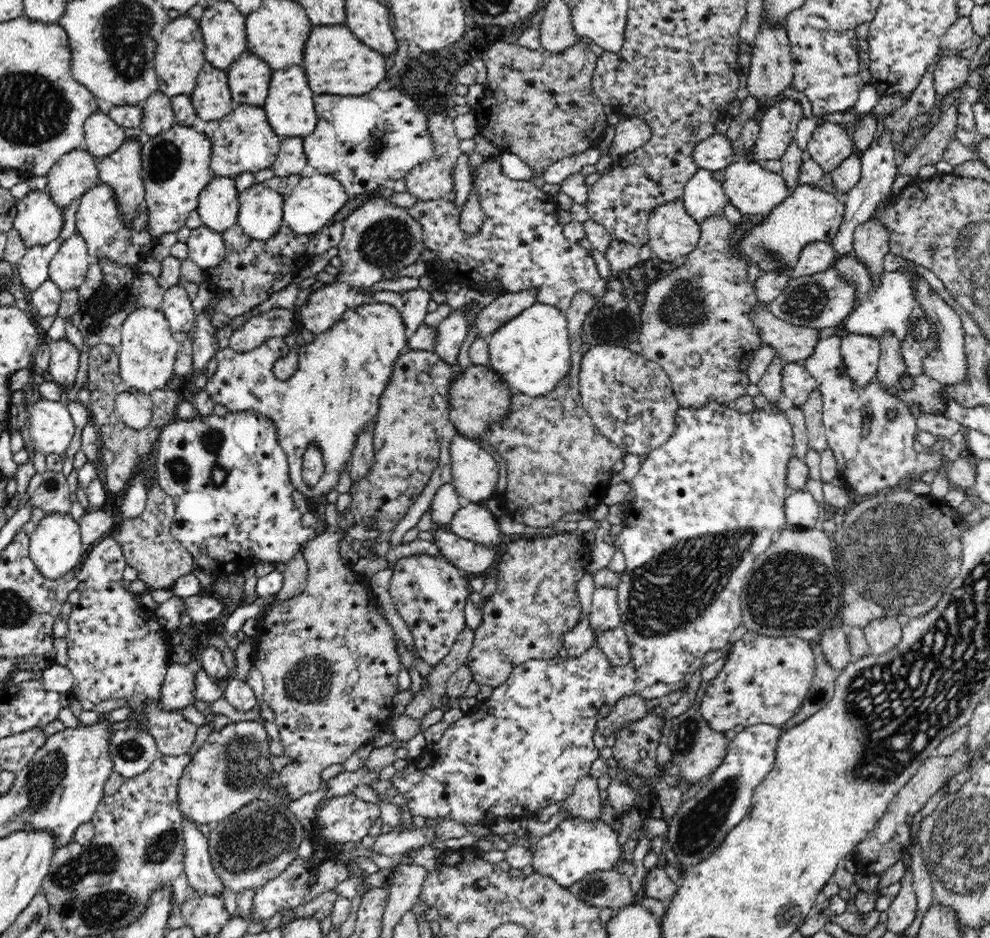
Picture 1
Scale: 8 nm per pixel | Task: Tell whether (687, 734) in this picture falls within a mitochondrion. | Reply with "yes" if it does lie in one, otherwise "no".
yes

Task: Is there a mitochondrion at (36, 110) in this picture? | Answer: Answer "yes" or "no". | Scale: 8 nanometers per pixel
yes

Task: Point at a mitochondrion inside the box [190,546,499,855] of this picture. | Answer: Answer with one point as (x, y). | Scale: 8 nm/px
(244, 765)

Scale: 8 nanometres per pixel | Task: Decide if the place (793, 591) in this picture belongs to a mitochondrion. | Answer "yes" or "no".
yes

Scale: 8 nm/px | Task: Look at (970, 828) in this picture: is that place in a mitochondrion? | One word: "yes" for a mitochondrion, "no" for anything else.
yes

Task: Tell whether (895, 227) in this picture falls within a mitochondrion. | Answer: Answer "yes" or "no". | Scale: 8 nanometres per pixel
no

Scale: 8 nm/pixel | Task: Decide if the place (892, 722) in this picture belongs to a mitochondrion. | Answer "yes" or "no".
yes

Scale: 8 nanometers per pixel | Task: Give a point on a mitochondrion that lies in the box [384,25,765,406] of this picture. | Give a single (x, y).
(683, 308)

